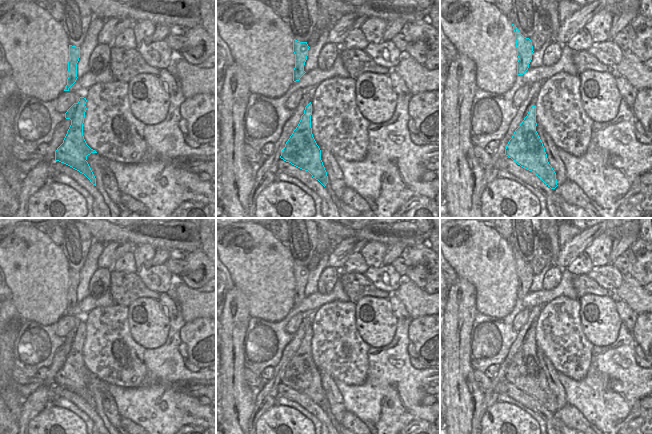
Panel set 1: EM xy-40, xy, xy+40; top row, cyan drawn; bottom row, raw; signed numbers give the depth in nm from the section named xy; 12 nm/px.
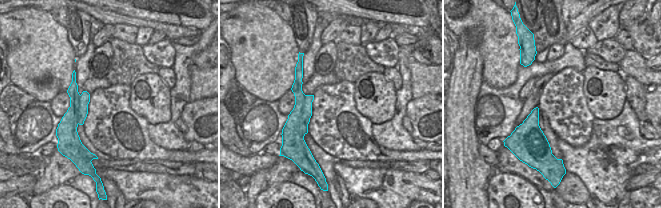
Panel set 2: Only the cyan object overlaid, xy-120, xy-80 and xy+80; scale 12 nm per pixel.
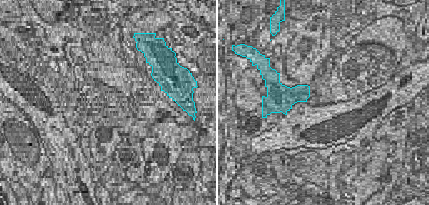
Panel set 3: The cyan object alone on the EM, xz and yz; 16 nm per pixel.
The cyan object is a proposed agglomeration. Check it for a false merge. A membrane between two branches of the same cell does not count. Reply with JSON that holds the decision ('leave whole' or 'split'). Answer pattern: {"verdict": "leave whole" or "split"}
{"verdict": "split"}

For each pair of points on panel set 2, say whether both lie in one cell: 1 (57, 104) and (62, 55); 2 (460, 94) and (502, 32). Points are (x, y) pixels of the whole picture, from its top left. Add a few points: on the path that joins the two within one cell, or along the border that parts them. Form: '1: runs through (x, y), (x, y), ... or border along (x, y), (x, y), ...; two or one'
1: border along (66, 90), (57, 93), (49, 101); two
2: border along (478, 37), (483, 80); two

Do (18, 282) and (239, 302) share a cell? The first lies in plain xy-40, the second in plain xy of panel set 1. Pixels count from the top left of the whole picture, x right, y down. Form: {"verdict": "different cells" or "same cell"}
{"verdict": "different cells"}

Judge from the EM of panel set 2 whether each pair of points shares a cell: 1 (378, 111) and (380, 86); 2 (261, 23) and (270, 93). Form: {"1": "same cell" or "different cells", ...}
{"1": "same cell", "2": "same cell"}

